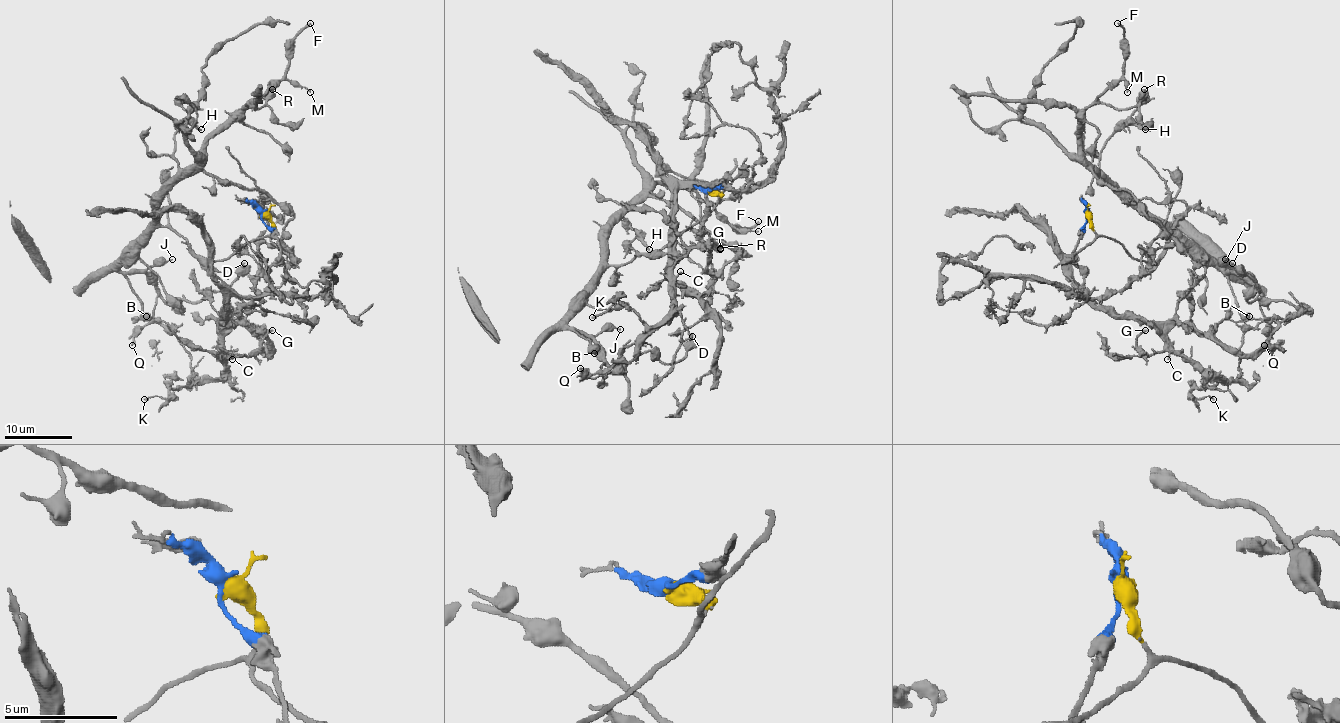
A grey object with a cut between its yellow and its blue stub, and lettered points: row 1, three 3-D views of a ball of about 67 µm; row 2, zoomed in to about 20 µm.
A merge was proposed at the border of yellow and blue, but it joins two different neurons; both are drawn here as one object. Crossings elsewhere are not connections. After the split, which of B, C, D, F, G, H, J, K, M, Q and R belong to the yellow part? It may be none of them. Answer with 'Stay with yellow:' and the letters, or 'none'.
Stay with yellow: B, D, F, H, J, M, Q, R

